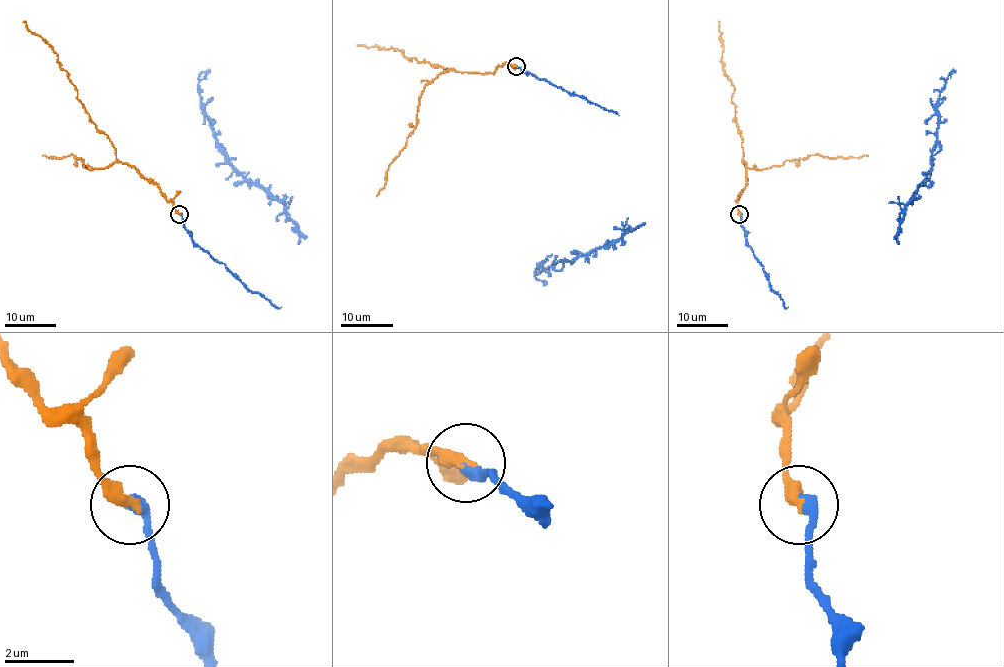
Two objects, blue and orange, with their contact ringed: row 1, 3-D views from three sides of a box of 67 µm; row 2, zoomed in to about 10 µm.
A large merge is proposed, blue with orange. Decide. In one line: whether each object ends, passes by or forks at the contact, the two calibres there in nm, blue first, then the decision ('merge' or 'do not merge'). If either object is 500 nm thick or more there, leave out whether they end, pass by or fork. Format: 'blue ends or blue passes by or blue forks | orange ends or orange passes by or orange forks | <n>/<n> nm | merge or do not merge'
blue ends | orange ends | 320/420 nm | merge

